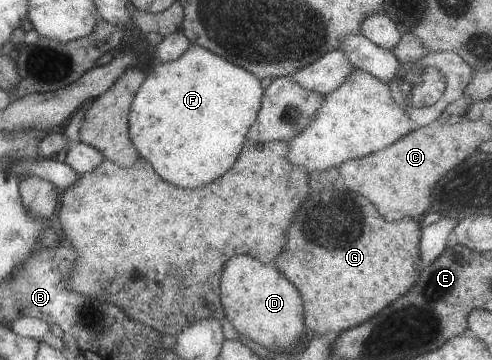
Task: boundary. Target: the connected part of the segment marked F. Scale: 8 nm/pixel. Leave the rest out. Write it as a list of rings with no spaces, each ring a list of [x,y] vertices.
[[[195,44],[174,60],[155,62],[145,74],[128,111],[128,134],[139,155],[151,163],[163,181],[183,189],[193,189],[221,177],[239,155],[245,134],[259,111],[264,92],[260,79],[245,68],[237,67]]]

